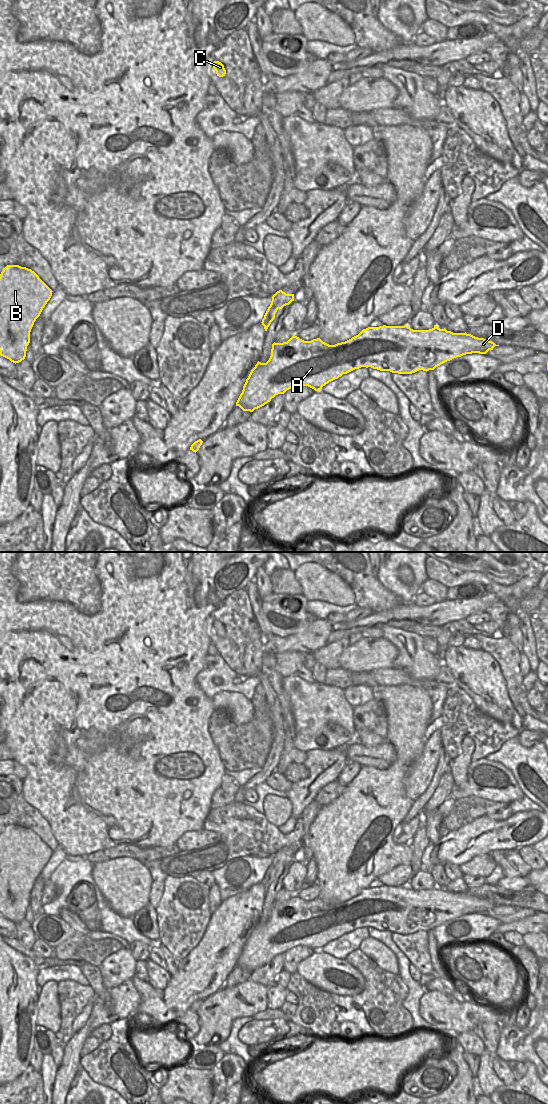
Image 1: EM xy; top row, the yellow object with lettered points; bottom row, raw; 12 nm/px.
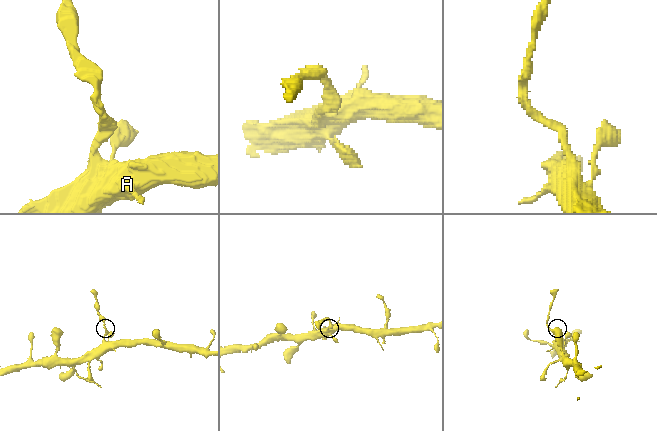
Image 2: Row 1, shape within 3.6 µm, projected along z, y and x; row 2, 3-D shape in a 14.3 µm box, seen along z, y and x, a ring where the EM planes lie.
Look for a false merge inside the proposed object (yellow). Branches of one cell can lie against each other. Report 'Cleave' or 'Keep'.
Cleave

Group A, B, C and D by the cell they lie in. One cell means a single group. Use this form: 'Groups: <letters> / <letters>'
Groups: A B D / C

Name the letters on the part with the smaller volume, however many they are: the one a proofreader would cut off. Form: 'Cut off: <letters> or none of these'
Cut off: C

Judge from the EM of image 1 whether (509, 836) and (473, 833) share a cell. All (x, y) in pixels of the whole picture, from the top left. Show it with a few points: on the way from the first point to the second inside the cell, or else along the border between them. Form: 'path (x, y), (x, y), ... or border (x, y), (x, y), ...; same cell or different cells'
path (500, 835), (489, 835), (482, 831); same cell

